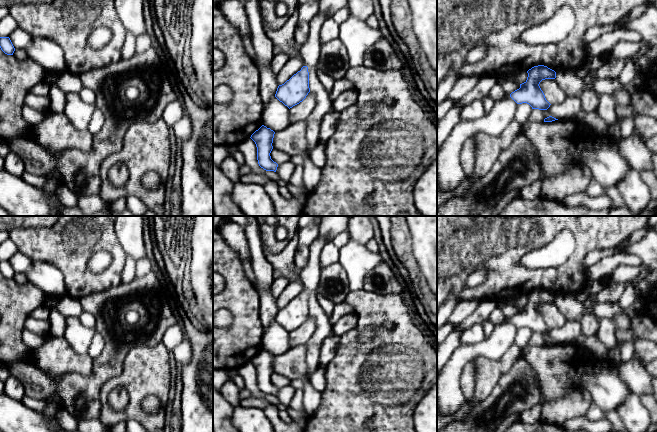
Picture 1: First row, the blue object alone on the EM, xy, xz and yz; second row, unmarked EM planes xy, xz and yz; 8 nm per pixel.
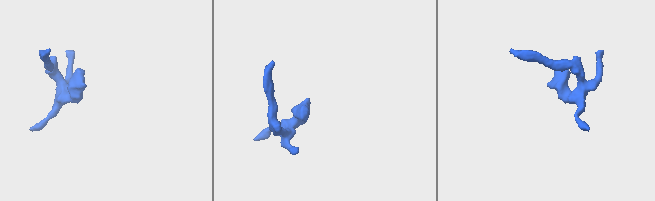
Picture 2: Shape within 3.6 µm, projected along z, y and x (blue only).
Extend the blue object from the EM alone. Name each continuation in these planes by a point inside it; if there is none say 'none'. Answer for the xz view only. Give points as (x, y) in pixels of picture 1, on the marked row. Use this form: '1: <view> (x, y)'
1: xz (310, 51)

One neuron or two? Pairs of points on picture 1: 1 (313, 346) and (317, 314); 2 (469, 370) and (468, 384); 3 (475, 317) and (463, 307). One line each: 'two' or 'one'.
1: one
2: one
3: two

